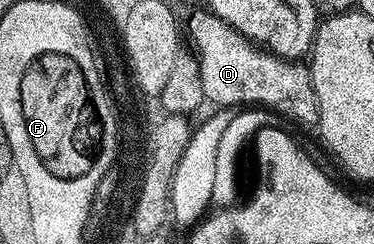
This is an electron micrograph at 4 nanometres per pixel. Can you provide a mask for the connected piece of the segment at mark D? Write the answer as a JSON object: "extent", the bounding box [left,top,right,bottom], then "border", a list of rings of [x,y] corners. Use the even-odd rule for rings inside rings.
{"extent":[192,25,317,121],"border":[[[212,25],[198,26],[192,37],[200,48],[198,68],[202,91],[209,102],[213,101],[213,106],[267,107],[277,114],[285,113],[300,121],[317,120],[312,75],[307,68],[291,68],[288,66],[291,64],[280,62],[275,56],[252,48],[247,40],[227,25]]]}

